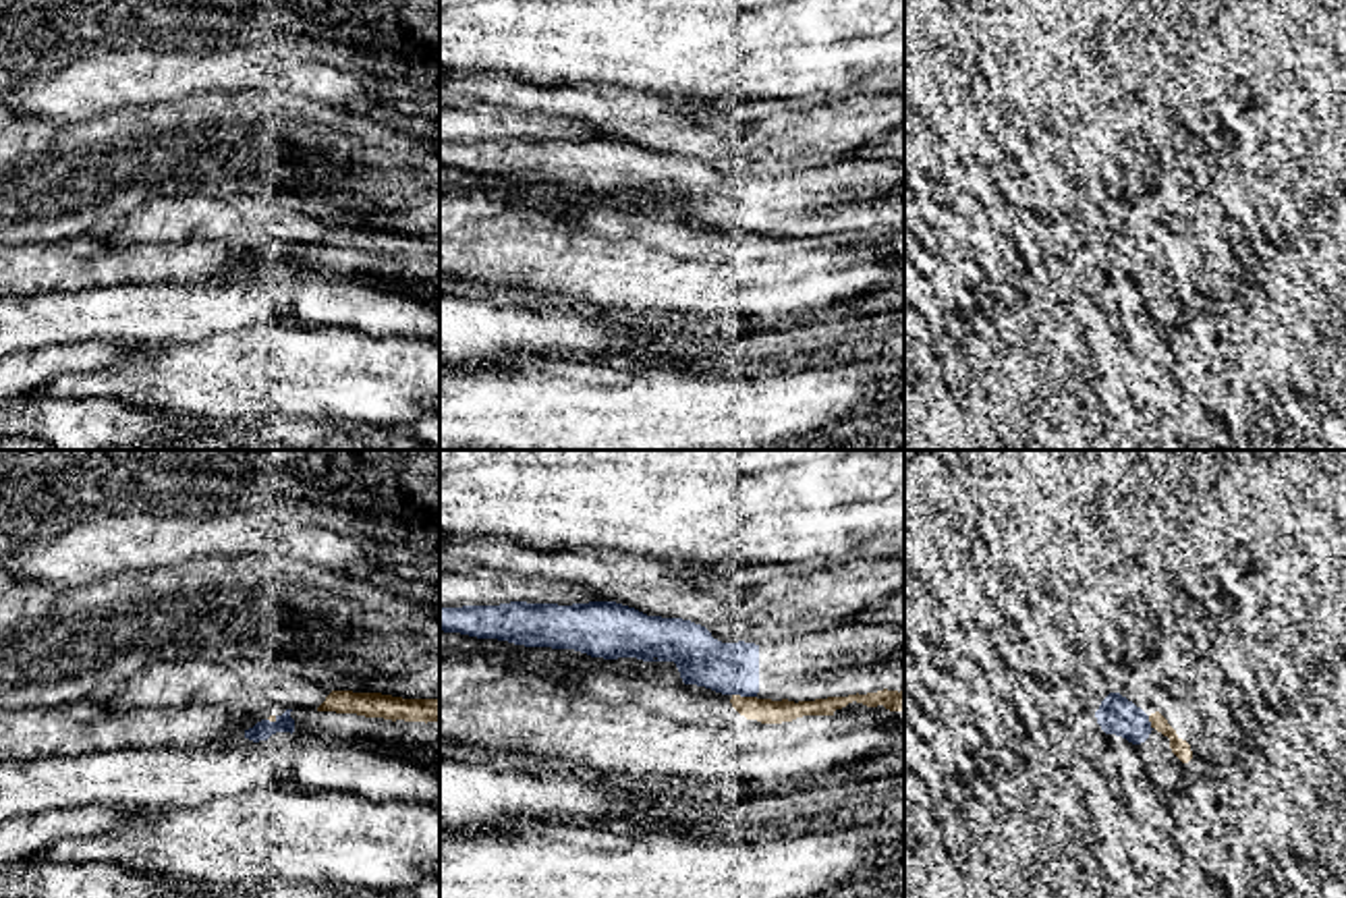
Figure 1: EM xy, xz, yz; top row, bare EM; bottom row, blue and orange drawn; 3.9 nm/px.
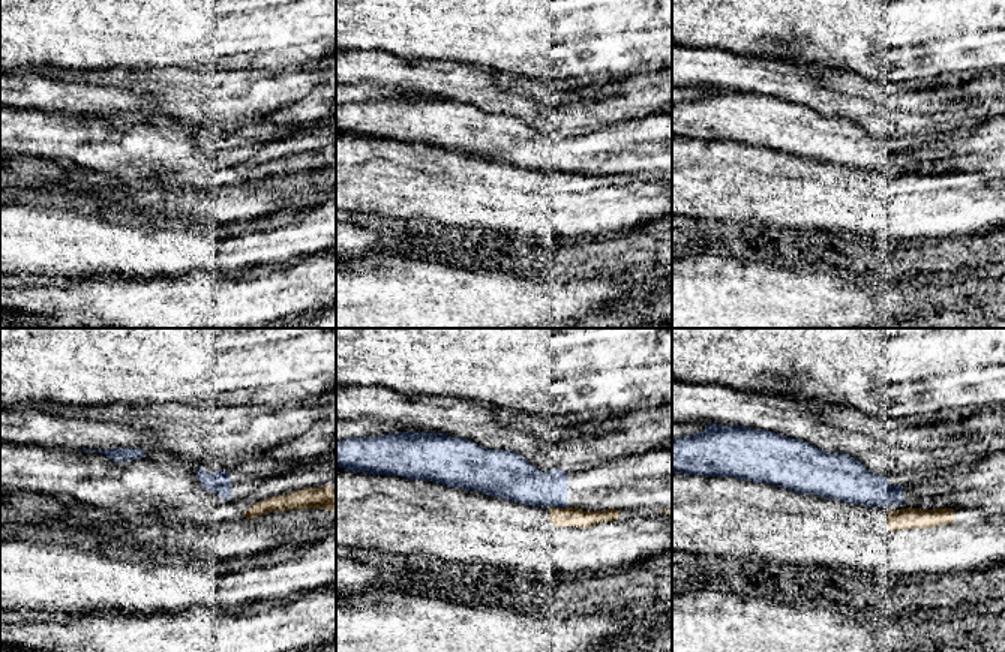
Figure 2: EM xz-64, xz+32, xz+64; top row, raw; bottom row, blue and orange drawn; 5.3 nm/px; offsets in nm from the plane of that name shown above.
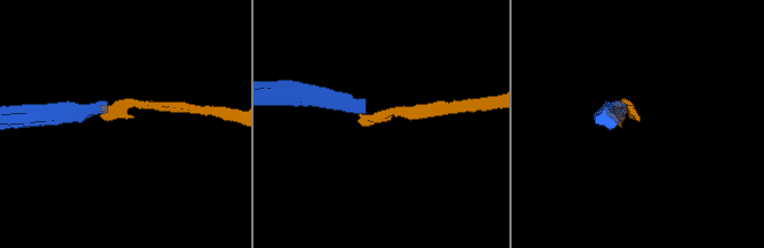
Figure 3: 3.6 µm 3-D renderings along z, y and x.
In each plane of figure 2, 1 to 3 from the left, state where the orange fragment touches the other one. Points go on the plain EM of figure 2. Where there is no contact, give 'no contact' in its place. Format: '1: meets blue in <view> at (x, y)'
1: no contact
2: meets blue in xz+32 at (558, 171)
3: no contact

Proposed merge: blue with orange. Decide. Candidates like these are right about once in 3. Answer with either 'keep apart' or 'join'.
keep apart

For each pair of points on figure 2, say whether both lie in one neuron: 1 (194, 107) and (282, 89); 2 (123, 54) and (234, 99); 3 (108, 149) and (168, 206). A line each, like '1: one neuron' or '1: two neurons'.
1: one neuron
2: two neurons
3: two neurons

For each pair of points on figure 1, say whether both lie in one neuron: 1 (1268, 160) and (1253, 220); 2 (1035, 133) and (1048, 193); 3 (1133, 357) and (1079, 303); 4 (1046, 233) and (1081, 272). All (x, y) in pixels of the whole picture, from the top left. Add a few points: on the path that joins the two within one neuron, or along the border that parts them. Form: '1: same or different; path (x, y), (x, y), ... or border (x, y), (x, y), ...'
1: different; border (1241, 166), (1253, 177), (1274, 181), (1284, 191)
2: different; border (1027, 144), (1042, 150), (1075, 183)
3: same; path (1120, 345), (1091, 316)
4: same; path (1056, 239), (1079, 262)

